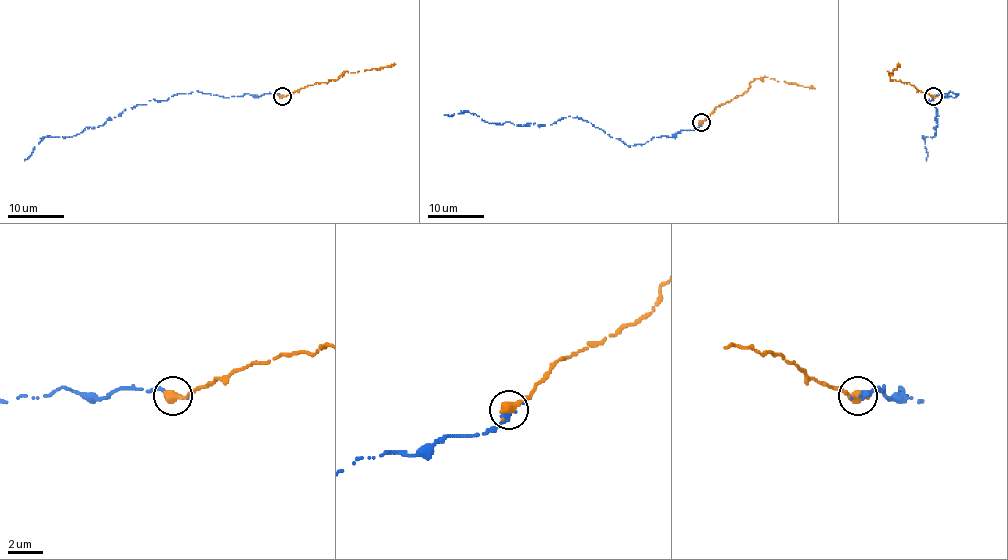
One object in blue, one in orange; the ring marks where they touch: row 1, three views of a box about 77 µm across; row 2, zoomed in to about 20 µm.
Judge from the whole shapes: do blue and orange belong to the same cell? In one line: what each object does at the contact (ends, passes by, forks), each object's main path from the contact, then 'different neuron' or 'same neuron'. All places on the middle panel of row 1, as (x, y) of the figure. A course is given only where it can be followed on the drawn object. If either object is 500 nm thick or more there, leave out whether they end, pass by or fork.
blue runs (701, 123), (671, 137), (627, 145), (568, 116), (550, 124), (521, 126), (489, 123), (475, 113), (444, 115); orange runs (701, 122), (717, 106), (742, 95), (756, 78), (766, 77), (815, 88); same neuron

